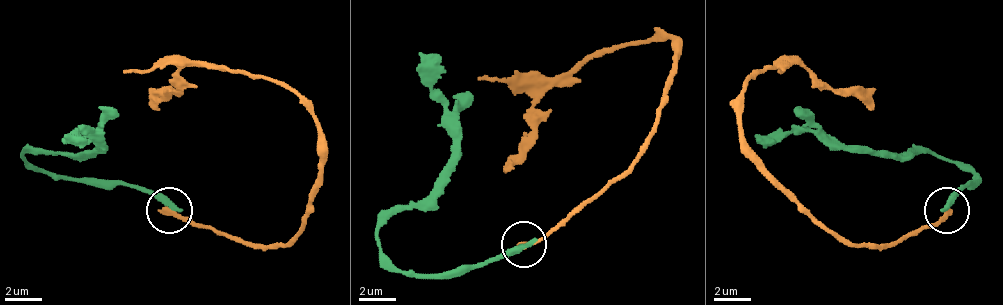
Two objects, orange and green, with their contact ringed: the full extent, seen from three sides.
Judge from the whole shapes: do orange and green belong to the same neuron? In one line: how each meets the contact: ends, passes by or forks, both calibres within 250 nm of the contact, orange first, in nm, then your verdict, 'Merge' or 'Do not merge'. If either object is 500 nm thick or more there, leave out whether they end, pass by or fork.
At the ring orange ends. At the ring green ends. Thickness 360 nm (orange) against 400 nm. Do not merge

